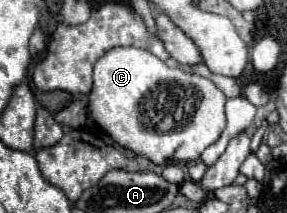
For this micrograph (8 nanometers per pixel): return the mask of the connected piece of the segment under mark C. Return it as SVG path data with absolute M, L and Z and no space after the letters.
M111 48L93 68L89 112L93 120L123 148L155 164L197 160L225 130L225 94L207 78L183 68L169 68L141 48Z

